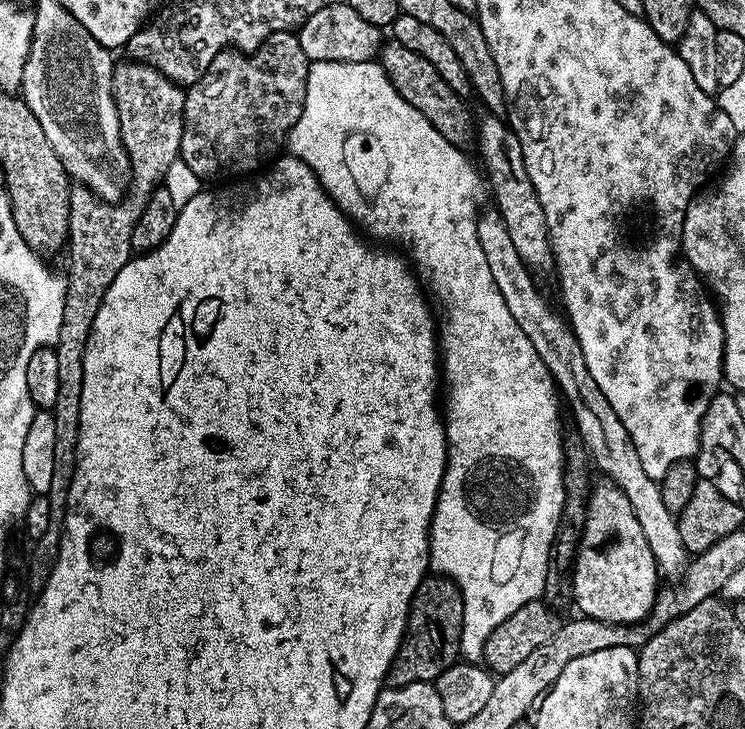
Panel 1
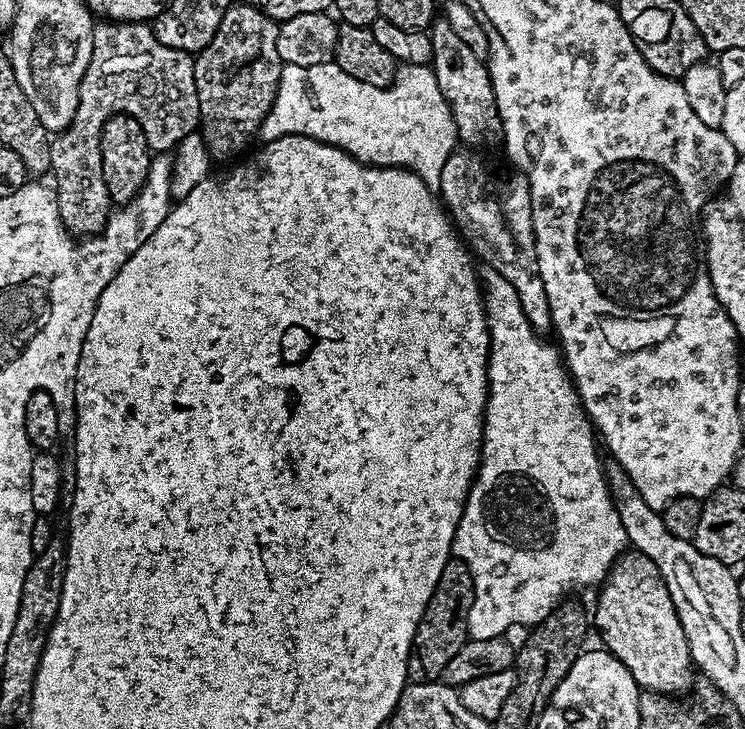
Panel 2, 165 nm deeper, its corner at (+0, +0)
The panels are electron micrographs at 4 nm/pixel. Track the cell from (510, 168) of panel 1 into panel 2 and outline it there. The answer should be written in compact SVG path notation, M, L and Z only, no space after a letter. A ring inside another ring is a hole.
M443 18L431 21L432 59L430 69L436 75L435 91L441 92L452 111L459 139L476 140L487 128L496 128L496 95L492 92L492 77L488 74L488 65L478 54L474 54L466 43L462 42Z

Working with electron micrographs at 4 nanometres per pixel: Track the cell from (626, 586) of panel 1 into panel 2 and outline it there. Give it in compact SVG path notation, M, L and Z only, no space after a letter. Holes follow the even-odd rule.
M635 550L625 551L612 567L596 600L594 628L604 639L603 647L634 674L634 682L645 692L676 694L691 689L694 665L682 622L674 610L670 590L650 558Z

